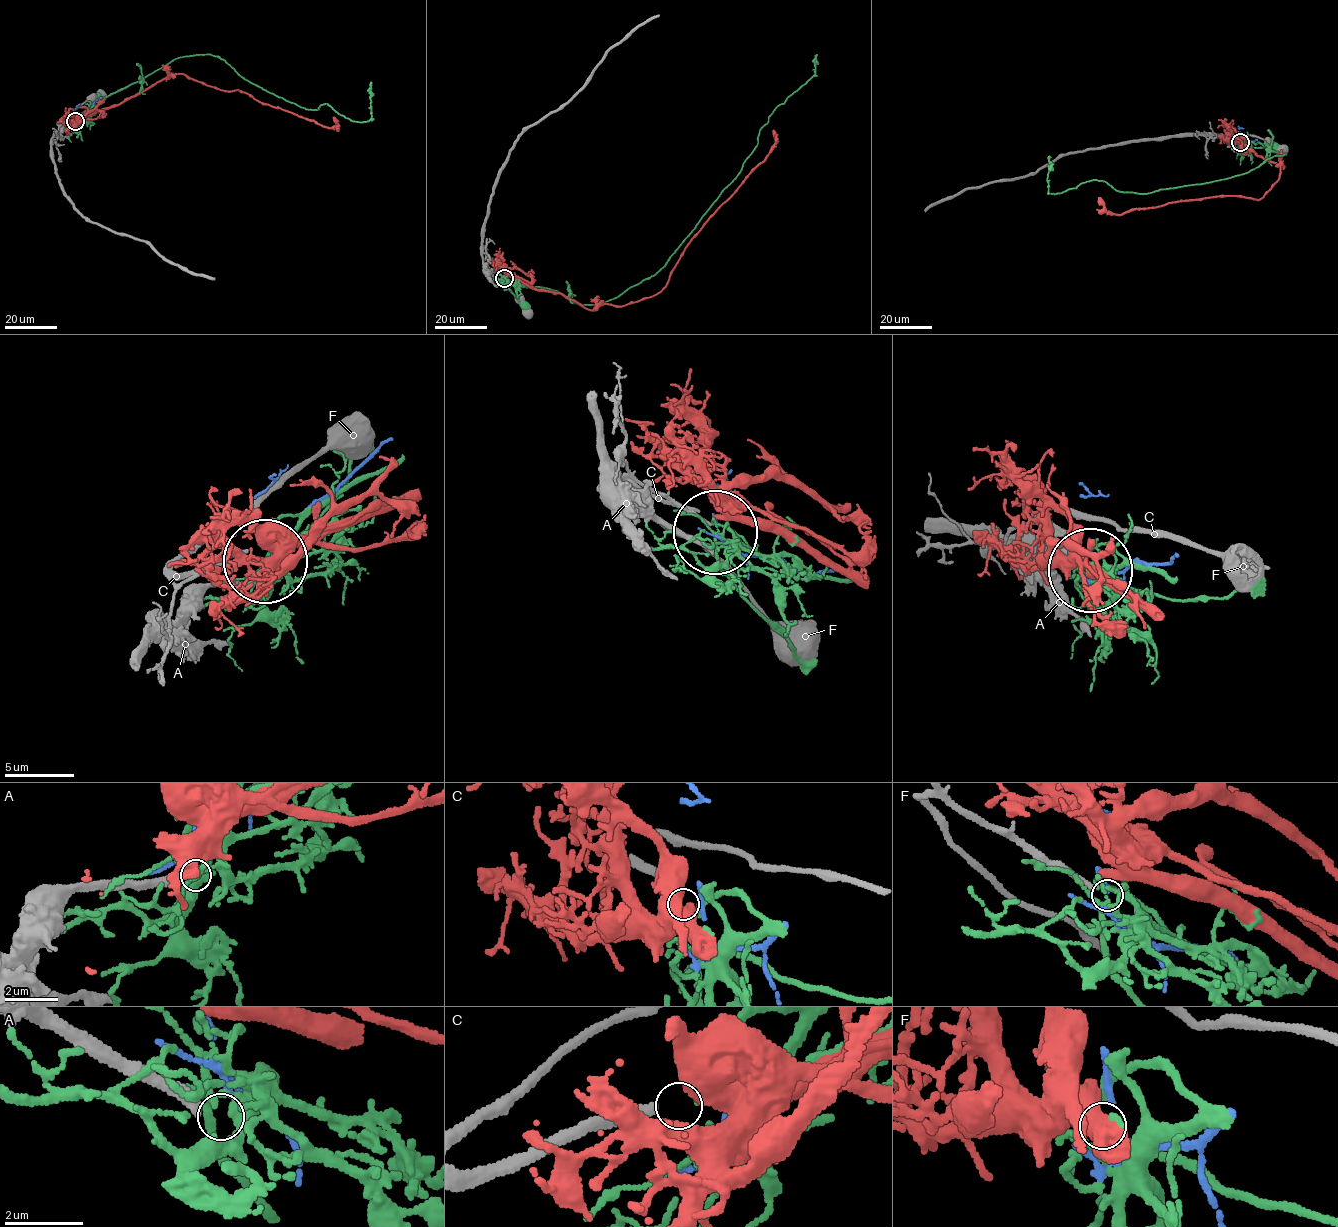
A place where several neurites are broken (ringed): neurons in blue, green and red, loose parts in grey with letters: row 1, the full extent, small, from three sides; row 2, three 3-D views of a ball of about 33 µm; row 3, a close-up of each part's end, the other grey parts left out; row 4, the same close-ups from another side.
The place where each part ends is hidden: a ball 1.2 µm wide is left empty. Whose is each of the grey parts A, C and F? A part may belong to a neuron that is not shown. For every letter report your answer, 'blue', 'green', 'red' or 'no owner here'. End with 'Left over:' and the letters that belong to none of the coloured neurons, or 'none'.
A: no owner here
C: red
F: no owner here
Left over: A, F

